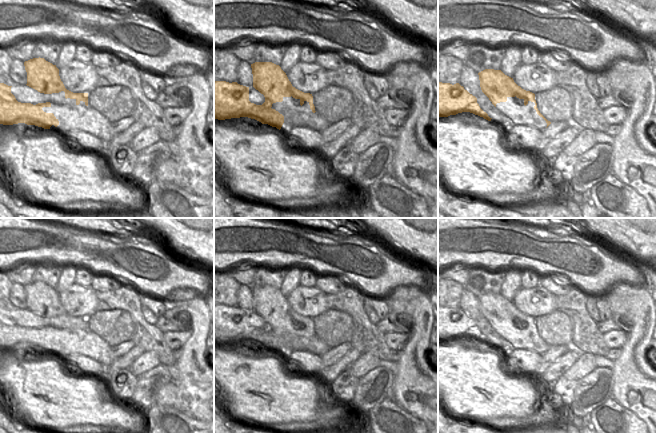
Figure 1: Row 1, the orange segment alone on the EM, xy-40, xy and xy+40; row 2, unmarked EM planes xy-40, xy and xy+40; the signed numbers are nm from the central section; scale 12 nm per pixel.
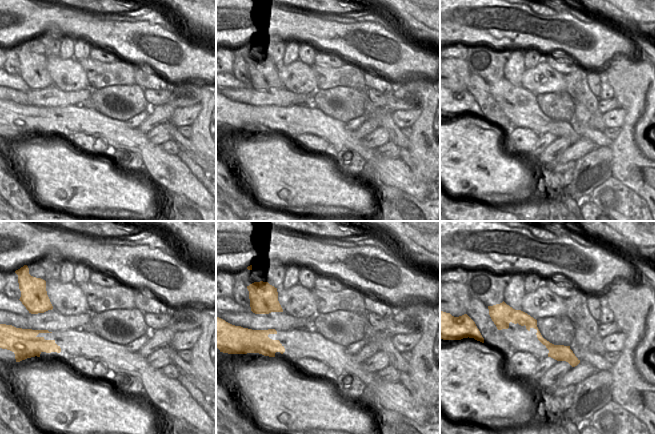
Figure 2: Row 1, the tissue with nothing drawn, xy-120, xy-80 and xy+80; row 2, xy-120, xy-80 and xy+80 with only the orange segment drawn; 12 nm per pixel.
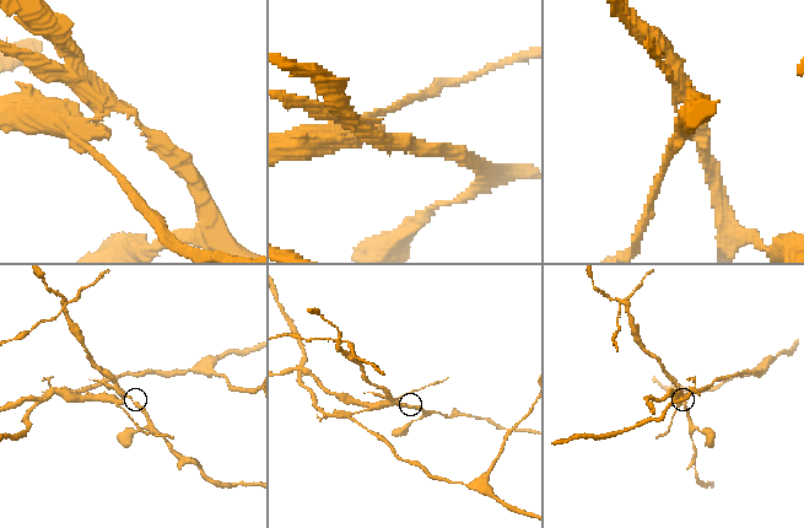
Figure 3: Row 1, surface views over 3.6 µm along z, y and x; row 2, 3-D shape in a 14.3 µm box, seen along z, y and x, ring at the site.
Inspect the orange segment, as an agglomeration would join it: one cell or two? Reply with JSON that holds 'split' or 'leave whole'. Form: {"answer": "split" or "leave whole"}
{"answer": "split"}

